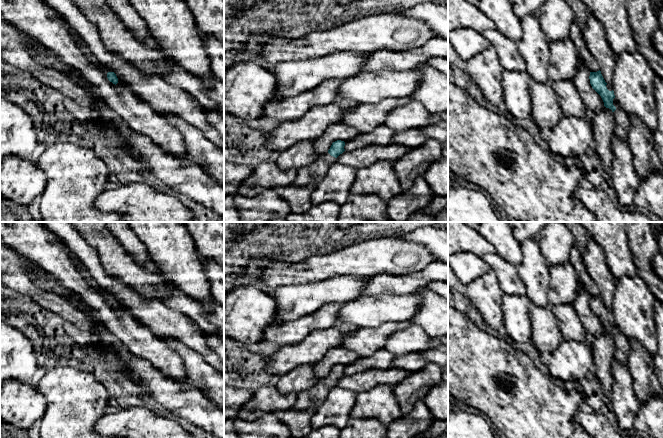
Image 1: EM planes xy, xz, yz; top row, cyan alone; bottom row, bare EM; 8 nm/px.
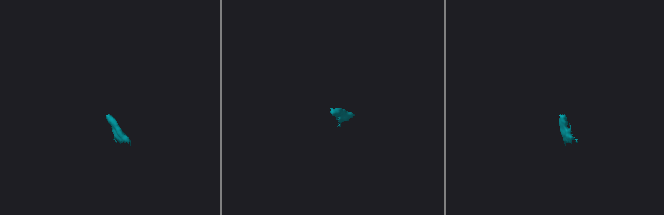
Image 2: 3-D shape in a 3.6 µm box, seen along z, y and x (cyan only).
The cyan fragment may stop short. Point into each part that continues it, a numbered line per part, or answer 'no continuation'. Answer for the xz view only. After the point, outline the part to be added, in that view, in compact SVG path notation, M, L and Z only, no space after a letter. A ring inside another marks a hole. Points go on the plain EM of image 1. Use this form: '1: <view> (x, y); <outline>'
1: xz (311, 398); M328 376L320 379L314 386L298 393L293 409L316 410L328 396L329 390L336 385L337 382L331 380Z

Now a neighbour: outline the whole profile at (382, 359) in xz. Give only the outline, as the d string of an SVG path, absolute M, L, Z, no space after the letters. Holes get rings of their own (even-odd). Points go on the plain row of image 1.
M386 349L376 351L368 357L359 357L355 362L346 365L345 375L352 375L369 369L392 369L397 368L393 365L395 355L389 353Z

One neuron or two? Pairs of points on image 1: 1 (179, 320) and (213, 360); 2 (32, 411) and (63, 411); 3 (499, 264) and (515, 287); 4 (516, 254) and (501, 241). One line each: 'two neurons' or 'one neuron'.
1: one neuron
2: two neurons
3: one neuron
4: one neuron

